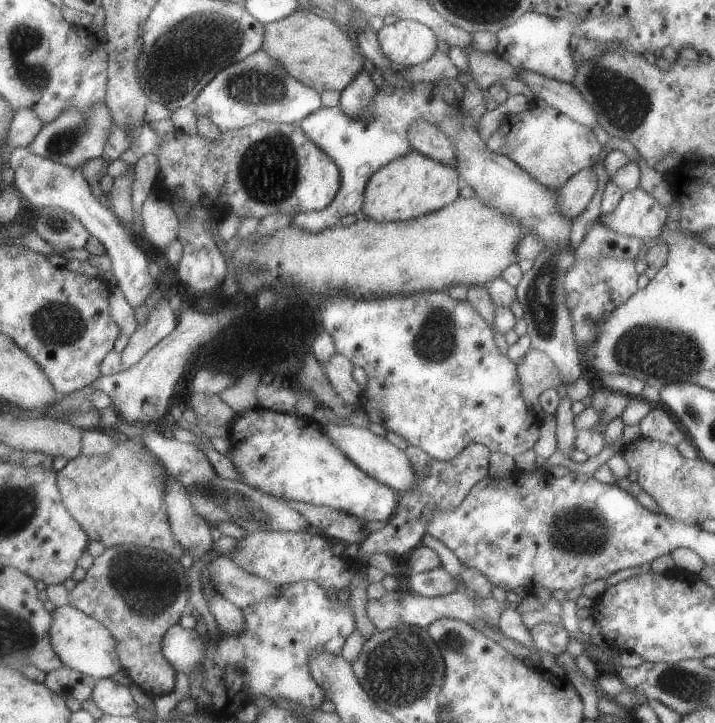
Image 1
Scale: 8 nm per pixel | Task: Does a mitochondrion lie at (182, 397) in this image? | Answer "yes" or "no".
no

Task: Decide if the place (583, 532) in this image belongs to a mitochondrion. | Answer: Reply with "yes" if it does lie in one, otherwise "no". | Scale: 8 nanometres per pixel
yes

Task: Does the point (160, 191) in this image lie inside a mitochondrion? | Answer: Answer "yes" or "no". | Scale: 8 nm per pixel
no

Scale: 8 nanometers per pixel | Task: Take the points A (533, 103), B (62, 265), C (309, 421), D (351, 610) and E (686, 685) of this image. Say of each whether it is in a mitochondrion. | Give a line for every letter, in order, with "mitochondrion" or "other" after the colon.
A: other
B: other
C: other
D: other
E: mitochondrion

